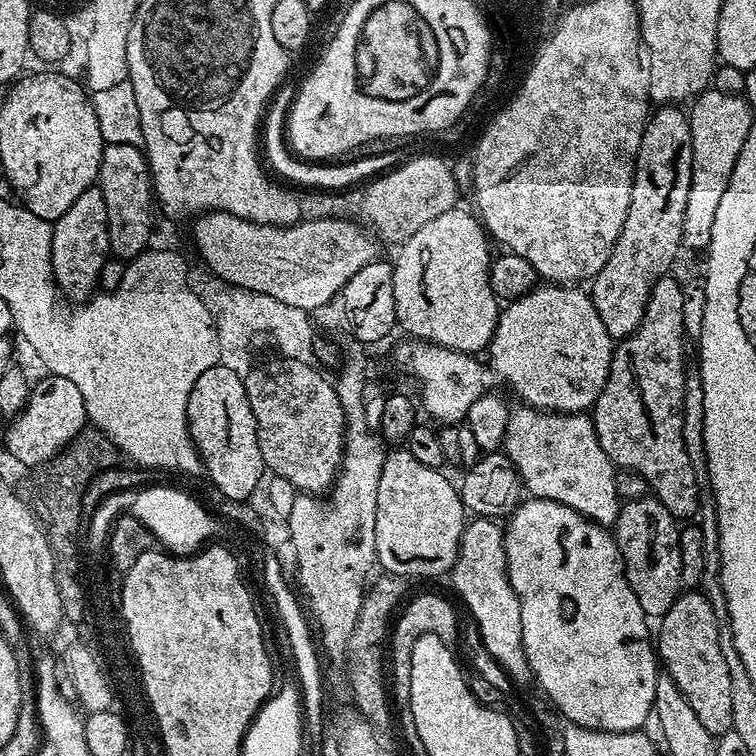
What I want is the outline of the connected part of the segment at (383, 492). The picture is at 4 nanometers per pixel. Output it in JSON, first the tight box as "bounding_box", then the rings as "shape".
{"bounding_box":[376,446,466,578],"shape":[[[396,446],[385,455],[382,462],[382,482],[378,482],[378,514],[376,515],[376,559],[379,567],[384,572],[393,572],[394,574],[402,574],[409,578],[415,576],[440,576],[451,573],[452,568],[456,564],[458,558],[458,550],[460,549],[460,539],[464,533],[464,525],[466,523],[466,509],[460,500],[460,489],[455,483],[453,485],[444,477],[445,473],[439,468],[431,468],[430,466],[422,466],[422,462],[418,462],[418,458],[414,458],[414,454],[410,454],[407,447]]]}

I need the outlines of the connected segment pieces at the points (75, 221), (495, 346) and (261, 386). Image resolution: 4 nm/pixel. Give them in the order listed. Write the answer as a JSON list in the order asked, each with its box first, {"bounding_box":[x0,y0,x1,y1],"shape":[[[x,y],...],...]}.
[{"bounding_box":[50,186,111,302],"shape":[[[98,186],[82,190],[82,194],[78,194],[78,199],[72,203],[70,210],[66,210],[66,214],[62,214],[52,224],[50,258],[52,259],[52,273],[56,279],[57,288],[69,301],[83,302],[87,300],[89,296],[97,291],[100,271],[105,262],[110,259],[111,252],[110,230],[106,218],[106,198],[102,198],[102,190]]]},{"bounding_box":[486,282,614,413],"shape":[[[544,282],[522,298],[503,305],[486,356],[493,373],[499,379],[501,376],[529,408],[543,408],[546,412],[587,413],[596,403],[598,394],[602,394],[602,386],[606,386],[614,341],[606,326],[602,326],[602,318],[591,295],[582,289],[580,286]]]},{"bounding_box":[244,358,344,494],"shape":[[[283,358],[257,363],[244,376],[246,398],[250,398],[250,410],[254,410],[254,422],[258,430],[258,450],[262,450],[265,469],[272,476],[286,478],[300,494],[324,494],[336,482],[340,463],[344,457],[344,411],[338,402],[336,385],[319,372],[319,367],[306,362],[294,362]]]}]

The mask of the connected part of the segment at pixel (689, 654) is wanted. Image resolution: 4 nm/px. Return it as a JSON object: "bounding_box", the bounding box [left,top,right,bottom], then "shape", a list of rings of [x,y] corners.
{"bounding_box":[654,590,732,737],"shape":[[[684,590],[676,597],[674,606],[664,616],[659,617],[660,637],[654,640],[659,663],[663,671],[686,694],[686,702],[694,709],[694,714],[710,730],[714,737],[721,737],[732,731],[730,714],[730,670],[726,670],[726,658],[722,658],[722,646],[718,646],[721,621],[716,619],[710,602],[703,591]]]}

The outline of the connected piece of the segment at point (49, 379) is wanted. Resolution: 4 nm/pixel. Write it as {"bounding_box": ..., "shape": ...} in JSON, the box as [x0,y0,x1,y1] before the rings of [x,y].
{"bounding_box":[4,374,88,470],"shape":[[[44,374],[37,384],[35,381],[31,385],[28,404],[9,423],[12,425],[4,436],[4,444],[9,452],[7,455],[22,462],[28,470],[43,466],[59,456],[72,443],[73,438],[84,431],[88,423],[86,402],[82,402],[78,386],[74,386],[70,378]]]}

